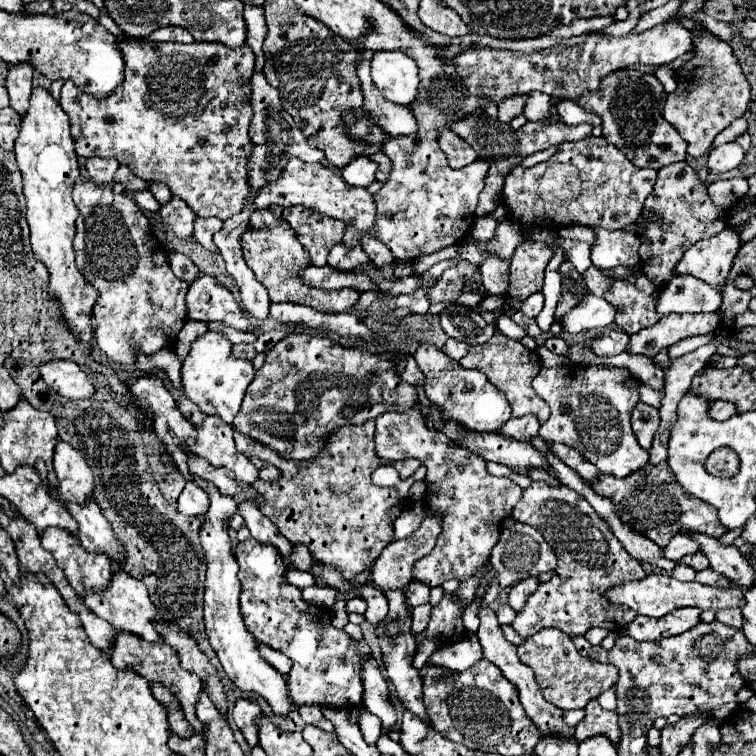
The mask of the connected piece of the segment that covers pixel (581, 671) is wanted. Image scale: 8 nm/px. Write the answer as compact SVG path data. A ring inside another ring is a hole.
M542 629L528 637L526 643L518 647L518 657L534 671L544 699L562 711L584 709L588 701L596 699L618 681L618 669L614 665L582 657L576 651L572 639L566 633L560 633L560 629Z

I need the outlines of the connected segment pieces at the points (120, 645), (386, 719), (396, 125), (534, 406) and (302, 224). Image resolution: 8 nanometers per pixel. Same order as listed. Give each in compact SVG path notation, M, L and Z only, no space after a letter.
M118 633L116 639L114 639L114 643L116 645L110 651L112 665L116 669L124 669L124 671L130 669L130 671L138 673L140 677L144 677L146 681L150 681L150 683L158 681L158 683L166 685L172 691L172 695L178 699L178 703L180 703L180 707L182 707L188 723L192 723L192 727L194 727L194 733L204 735L204 725L200 725L200 721L196 717L196 701L200 697L200 691L202 691L202 681L200 681L200 677L196 677L192 673L186 673L180 667L180 661L178 661L178 655L174 653L174 649L168 647L162 639L156 641L156 643L148 643L148 641L136 637L132 633Z
M348 623L344 627L344 631L348 631L348 635L358 643L356 651L362 655L360 665L364 665L364 669L362 669L362 673L364 673L364 707L370 713L378 715L386 729L392 729L392 725L396 723L396 711L394 711L392 703L388 701L388 683L386 683L384 675L380 673L376 659L372 659L372 651L366 645L360 627L354 623Z
M356 45L360 57L358 57L358 79L362 85L362 93L364 93L364 109L370 113L372 121L376 121L376 125L380 125L390 137L398 137L398 135L412 135L418 131L416 119L412 115L412 111L404 105L396 105L392 101L388 101L380 89L376 89L372 77L370 77L370 61L374 57L374 51L364 49L364 45Z
M498 333L496 337L490 339L488 345L482 347L470 347L468 353L460 359L460 365L464 369L478 369L482 371L488 381L492 381L492 385L496 385L496 389L500 389L510 407L512 407L512 417L524 417L524 415L536 415L540 423L546 423L550 417L550 409L548 405L536 395L536 391L532 389L532 379L536 377L536 373L540 371L540 361L538 355L534 351L530 351L528 347L524 347L520 341L510 339L502 333Z
M300 205L276 207L270 211L290 223L298 241L304 245L304 249L308 249L310 265L316 267L326 265L326 255L330 253L332 245L340 243L346 229L344 221L330 219L320 213L308 213L308 209L300 209Z

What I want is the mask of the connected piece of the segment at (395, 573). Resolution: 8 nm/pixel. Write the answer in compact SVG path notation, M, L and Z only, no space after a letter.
M424 503L424 521L412 537L390 543L374 563L372 581L382 589L402 589L412 581L412 565L432 551L440 535L440 517L428 513Z

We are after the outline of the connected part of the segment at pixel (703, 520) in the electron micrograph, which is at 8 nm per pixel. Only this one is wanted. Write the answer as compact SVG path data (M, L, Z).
M666 461L658 465L646 465L640 469L640 473L632 473L632 477L616 479L610 473L600 473L600 477L594 483L588 483L598 495L608 497L618 507L618 517L630 525L636 533L652 539L656 545L664 547L668 541L684 531L690 533L704 533L708 537L722 537L726 533L724 525L720 525L720 519L716 517L716 509L708 505L706 501L700 501L698 497L692 497L684 489L680 489L678 483L666 483L666 479L676 479L670 465Z

